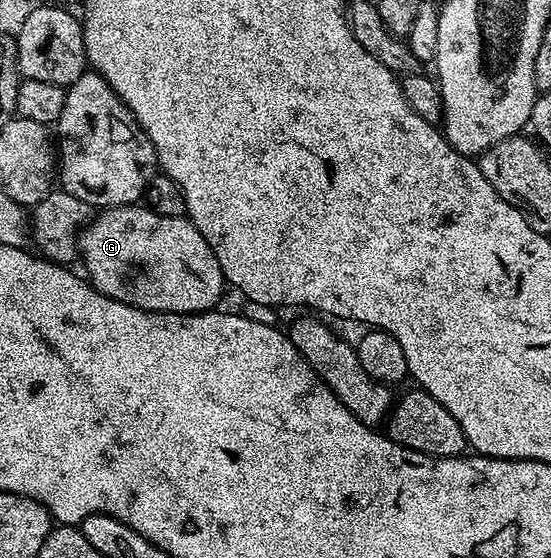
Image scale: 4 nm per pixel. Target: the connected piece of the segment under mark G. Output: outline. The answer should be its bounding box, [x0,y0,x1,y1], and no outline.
[79,204,225,314]

